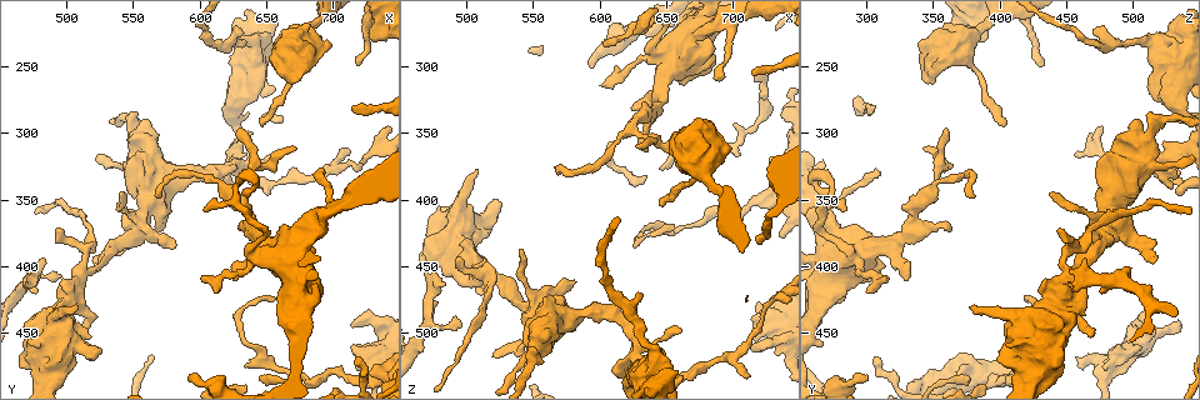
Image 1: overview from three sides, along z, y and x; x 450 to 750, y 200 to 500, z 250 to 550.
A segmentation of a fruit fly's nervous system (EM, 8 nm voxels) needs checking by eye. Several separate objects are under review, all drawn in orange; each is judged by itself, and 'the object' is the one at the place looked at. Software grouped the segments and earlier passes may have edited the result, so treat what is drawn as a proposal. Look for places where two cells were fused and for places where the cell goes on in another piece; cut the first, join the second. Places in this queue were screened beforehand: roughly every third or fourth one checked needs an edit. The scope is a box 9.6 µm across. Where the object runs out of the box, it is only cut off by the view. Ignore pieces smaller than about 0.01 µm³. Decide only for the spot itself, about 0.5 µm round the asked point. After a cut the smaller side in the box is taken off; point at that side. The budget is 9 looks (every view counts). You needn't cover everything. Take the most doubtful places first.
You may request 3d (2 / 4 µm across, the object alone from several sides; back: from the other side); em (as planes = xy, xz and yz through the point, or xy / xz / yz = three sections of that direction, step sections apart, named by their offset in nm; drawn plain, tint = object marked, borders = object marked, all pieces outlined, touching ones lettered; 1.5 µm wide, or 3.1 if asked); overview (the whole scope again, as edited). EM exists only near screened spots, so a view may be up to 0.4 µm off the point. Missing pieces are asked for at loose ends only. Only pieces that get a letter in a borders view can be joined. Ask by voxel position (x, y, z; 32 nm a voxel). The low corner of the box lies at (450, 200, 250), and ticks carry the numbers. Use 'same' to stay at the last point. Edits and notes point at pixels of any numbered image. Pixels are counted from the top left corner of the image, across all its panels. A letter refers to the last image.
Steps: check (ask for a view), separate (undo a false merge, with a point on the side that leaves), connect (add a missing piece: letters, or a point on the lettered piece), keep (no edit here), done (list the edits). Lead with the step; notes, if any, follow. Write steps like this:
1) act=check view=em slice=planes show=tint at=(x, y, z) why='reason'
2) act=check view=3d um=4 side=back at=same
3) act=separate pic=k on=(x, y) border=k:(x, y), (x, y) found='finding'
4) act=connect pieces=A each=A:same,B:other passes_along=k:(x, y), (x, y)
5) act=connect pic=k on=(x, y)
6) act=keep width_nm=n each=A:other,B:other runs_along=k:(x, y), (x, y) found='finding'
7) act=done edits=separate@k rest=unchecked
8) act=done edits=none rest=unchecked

act=check view=em slice=planes show=tint at=(638, 232, 512)

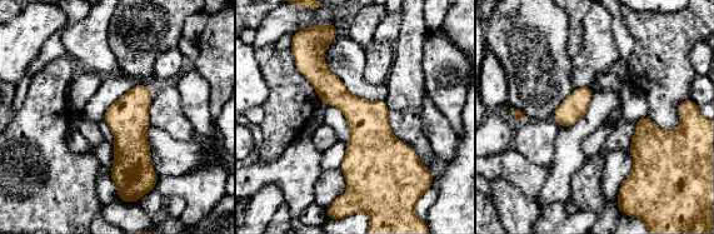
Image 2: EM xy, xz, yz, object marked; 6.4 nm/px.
act=check view=em slice=planes show=borders at=same why='what lies round it'

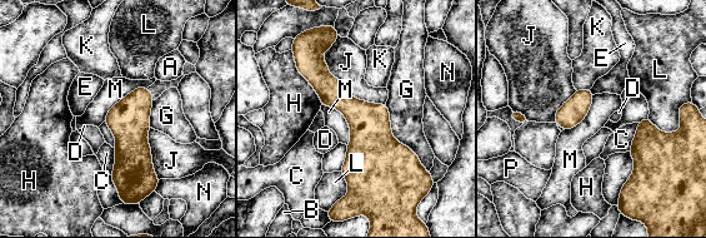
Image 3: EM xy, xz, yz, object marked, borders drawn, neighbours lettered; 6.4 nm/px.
act=keep width_nm=80 each=A:other,B:other,C:other,D:other,E:other,G:other,H:other,J:other,K:other,L:other,M:other,N:other,P:other border=3:(321, 104), (345, 118), (348, 144) found='all the same cell'

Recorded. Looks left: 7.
act=check view=em slice=xz step=8 show=plain at=(494, 410, 490) why='tapers out'

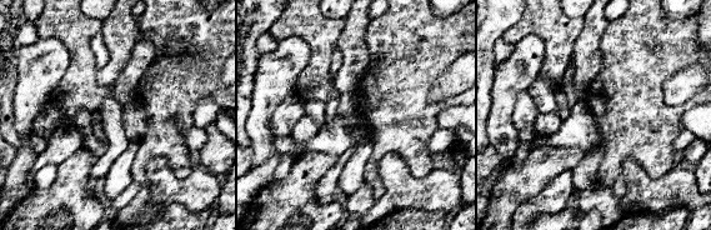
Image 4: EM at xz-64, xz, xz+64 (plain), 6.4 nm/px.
act=check view=em slice=xz step=8 show=borders at=same why='what lies round it'

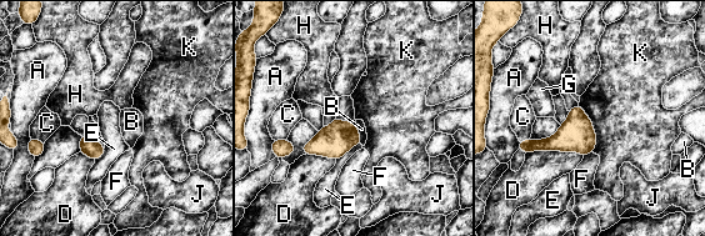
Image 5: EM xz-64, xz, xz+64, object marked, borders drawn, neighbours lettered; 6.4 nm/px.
act=keep longest_contact=D:380nm each=A:other,B:other,C:other,D:other,E:other,F:other,G:other,H:other,J:other,K:other border=5:(578, 104), (595, 134), (593, 151) found='none of them fits'

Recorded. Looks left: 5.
act=check view=em slice=yz step=8 show=borders at=(718, 476, 480) why='an open end'

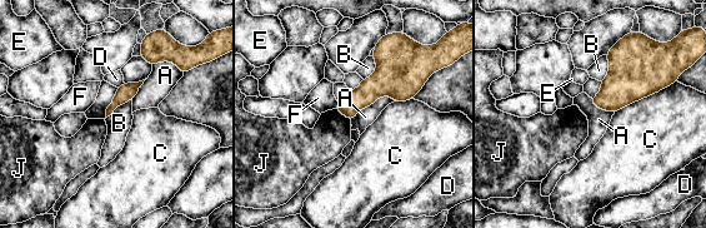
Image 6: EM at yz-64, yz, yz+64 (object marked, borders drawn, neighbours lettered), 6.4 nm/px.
act=keep each=A:other,B:other,C:other,D:other,E:other,F:other,J:other border=6:(372, 56), (376, 70), (362, 79) found='none of them fits'

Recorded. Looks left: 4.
act=check view=em slice=planes show=borders at=(496, 470, 398) why='an open end'

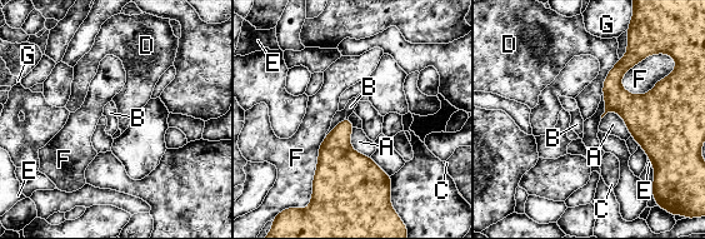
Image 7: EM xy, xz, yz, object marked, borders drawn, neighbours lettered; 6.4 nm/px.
act=keep each=A:other,B:other,C:other,D:other,E:other,F:other,G:other border=7:(619, 59), (609, 71), (601, 93) found='none of them fits'

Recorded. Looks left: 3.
act=done edits=none rest=unchecked

